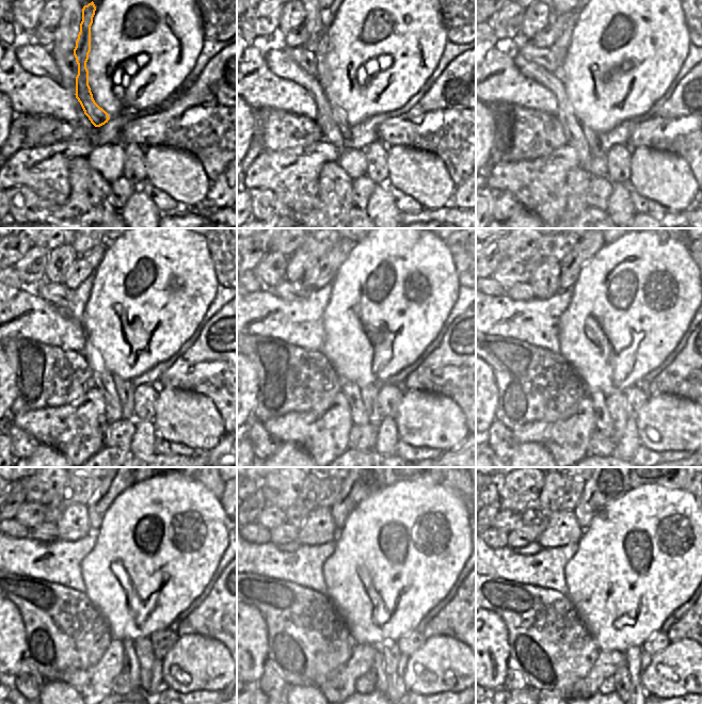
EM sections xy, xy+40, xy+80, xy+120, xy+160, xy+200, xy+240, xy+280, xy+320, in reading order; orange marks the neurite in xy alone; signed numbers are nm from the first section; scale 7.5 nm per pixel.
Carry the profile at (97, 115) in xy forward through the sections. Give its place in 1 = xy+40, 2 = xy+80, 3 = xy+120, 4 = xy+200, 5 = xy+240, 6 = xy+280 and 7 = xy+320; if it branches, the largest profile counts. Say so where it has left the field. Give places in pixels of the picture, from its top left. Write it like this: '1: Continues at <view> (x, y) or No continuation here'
1: Continues at xy+40 (320, 53)
2: Continues at xy+80 (591, 136)
3: Continues at xy+120 (126, 398)
4: Continues at xy+200 (615, 403)
5: Continues at xy+240 (142, 646)
6: Continues at xy+280 (385, 666)
7: Continues at xy+320 (627, 681)

